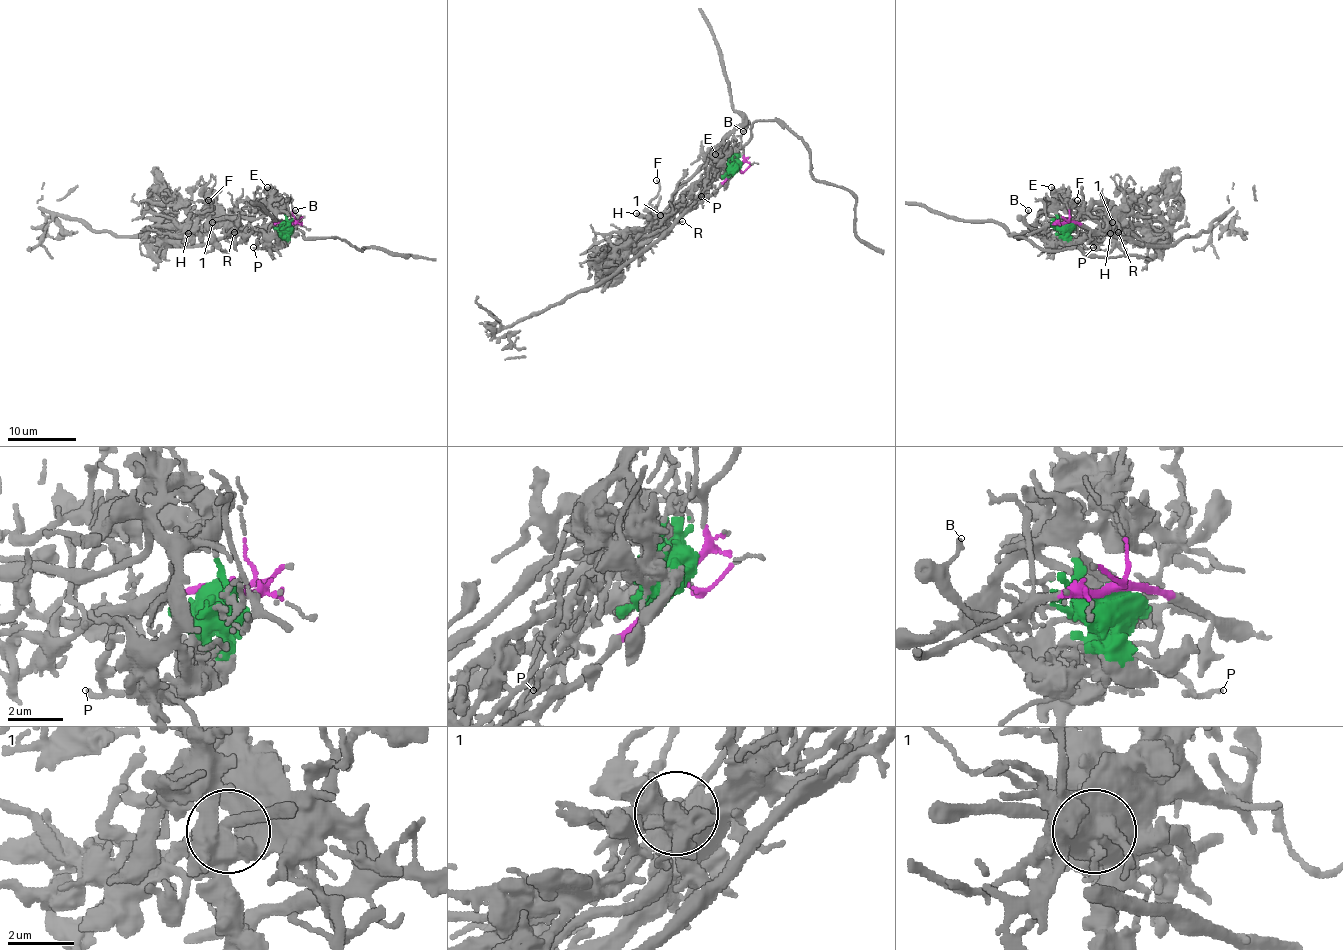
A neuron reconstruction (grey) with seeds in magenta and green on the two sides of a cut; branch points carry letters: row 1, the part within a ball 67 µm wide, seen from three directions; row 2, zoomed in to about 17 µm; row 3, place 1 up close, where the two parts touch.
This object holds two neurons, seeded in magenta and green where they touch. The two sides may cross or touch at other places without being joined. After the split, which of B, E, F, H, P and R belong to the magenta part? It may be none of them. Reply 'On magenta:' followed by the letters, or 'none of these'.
On magenta: B, F, H, R

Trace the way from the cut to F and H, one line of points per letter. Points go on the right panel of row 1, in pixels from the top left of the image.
F: (1068, 222), (1080, 222), (1092, 231), (1102, 231), (1107, 222), (1112, 222), (1109, 214), (1087, 210), (1076, 200)
H: (1068, 222), (1080, 222), (1092, 231), (1102, 231), (1107, 222), (1116, 236), (1110, 232)

